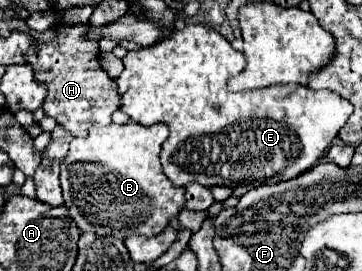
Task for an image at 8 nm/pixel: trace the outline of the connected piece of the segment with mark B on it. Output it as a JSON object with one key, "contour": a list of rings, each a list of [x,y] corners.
{"contour":[[[129,121],[127,125],[93,125],[87,137],[75,137],[71,141],[69,155],[63,161],[61,169],[61,187],[65,205],[71,209],[73,221],[81,231],[91,231],[95,235],[111,235],[119,239],[127,239],[131,235],[155,237],[169,227],[169,221],[179,217],[185,209],[185,187],[173,185],[159,163],[161,145],[169,137],[169,127],[165,123],[157,123],[151,127],[143,127],[139,123]]]}

